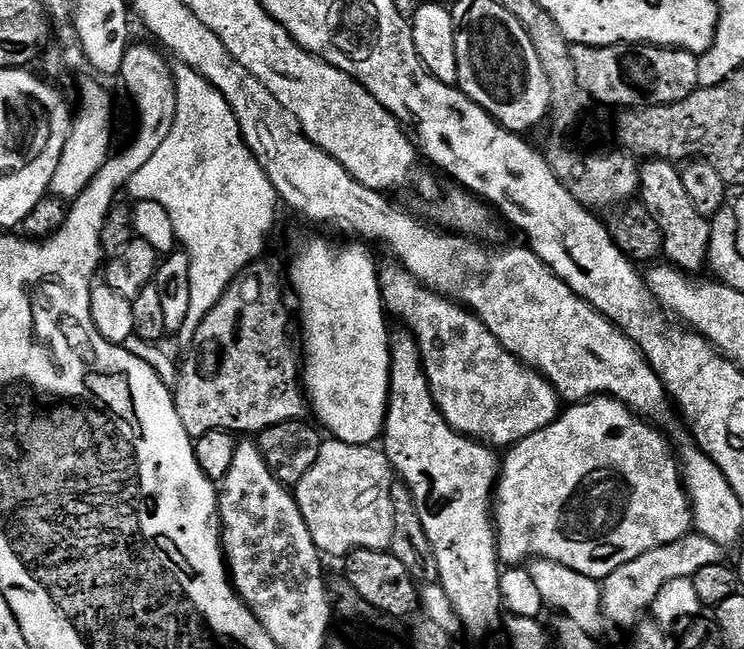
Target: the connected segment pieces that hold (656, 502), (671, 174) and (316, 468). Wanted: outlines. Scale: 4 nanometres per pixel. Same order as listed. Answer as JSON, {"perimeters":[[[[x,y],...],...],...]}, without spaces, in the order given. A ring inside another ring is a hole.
{"perimeters":[[[[598,396],[583,402],[573,403],[565,407],[556,421],[507,449],[500,466],[498,483],[494,489],[494,527],[498,533],[498,551],[501,561],[508,566],[520,566],[533,558],[558,562],[578,574],[588,576],[594,581],[603,581],[605,576],[614,574],[618,566],[626,566],[626,562],[634,562],[634,558],[642,558],[657,546],[666,546],[670,542],[678,542],[678,538],[689,535],[692,523],[692,505],[688,502],[688,494],[684,490],[682,473],[678,467],[677,457],[668,449],[664,436],[656,428],[651,428],[647,419],[633,413],[618,400],[606,396]]],[[[648,158],[639,165],[640,186],[638,200],[645,212],[658,222],[664,235],[663,255],[669,256],[671,263],[681,272],[697,274],[705,271],[708,263],[711,228],[709,221],[698,210],[686,195],[680,181],[680,168],[671,160]]],[[[325,439],[314,466],[294,485],[296,505],[317,550],[325,557],[344,558],[360,548],[391,549],[398,515],[392,505],[392,480],[392,466],[379,447]]]]}

